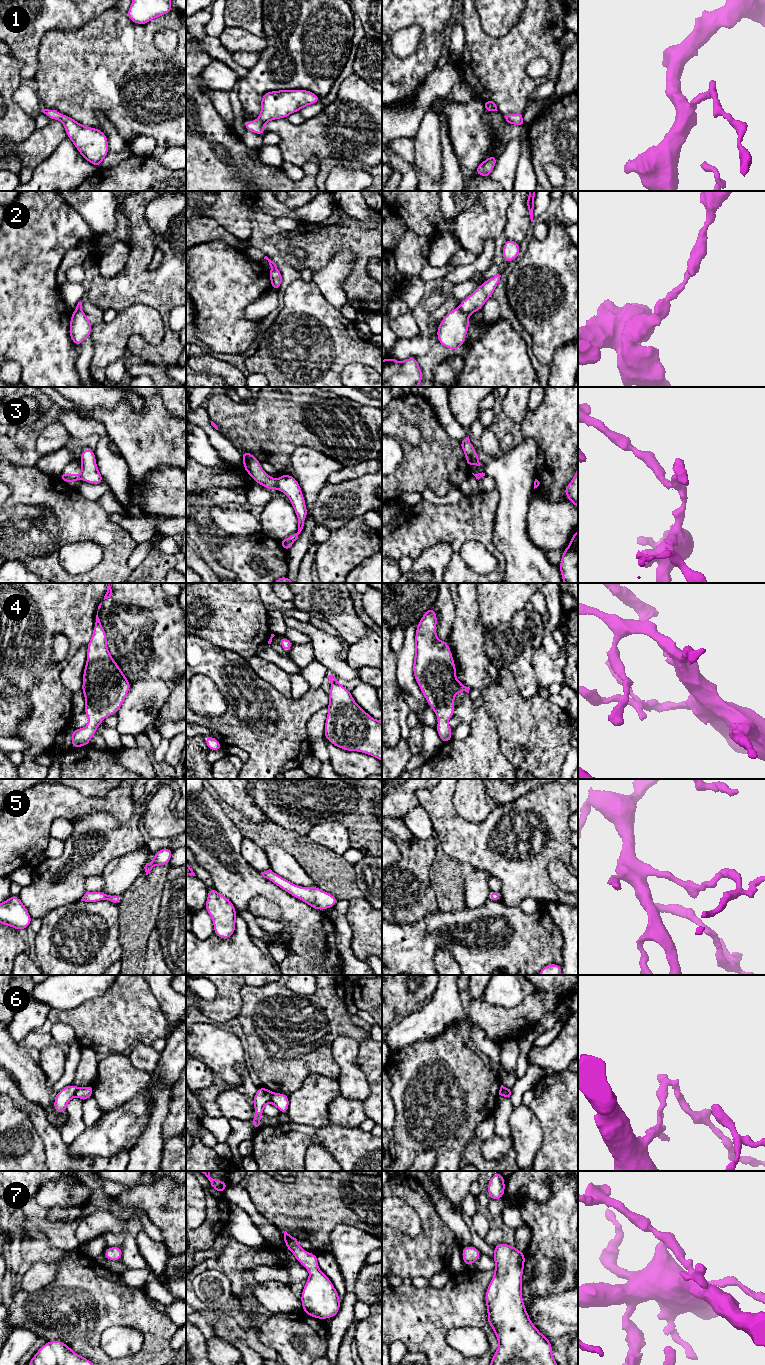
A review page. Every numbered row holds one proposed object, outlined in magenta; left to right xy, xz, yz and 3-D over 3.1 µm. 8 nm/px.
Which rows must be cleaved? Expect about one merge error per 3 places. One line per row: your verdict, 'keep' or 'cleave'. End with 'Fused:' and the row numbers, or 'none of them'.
1: keep
2: cleave
3: cleave
4: keep
5: keep
6: cleave
7: keep
Fused: 2, 3, 6

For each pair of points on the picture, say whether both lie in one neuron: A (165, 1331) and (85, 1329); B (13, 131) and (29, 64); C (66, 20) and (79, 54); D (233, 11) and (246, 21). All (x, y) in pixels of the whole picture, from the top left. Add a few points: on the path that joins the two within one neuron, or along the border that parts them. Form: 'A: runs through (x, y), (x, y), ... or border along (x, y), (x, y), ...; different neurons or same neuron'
A: runs through (145, 1318), (105, 1317); same neuron
B: border along (14, 56), (23, 63), (20, 71), (21, 78); different neurons
C: border along (91, 20), (73, 31), (58, 29), (46, 31); different neurons
D: runs through (236, 11), (243, 18); same neuron

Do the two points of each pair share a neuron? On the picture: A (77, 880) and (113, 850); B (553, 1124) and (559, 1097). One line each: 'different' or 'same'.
A: same
B: same

